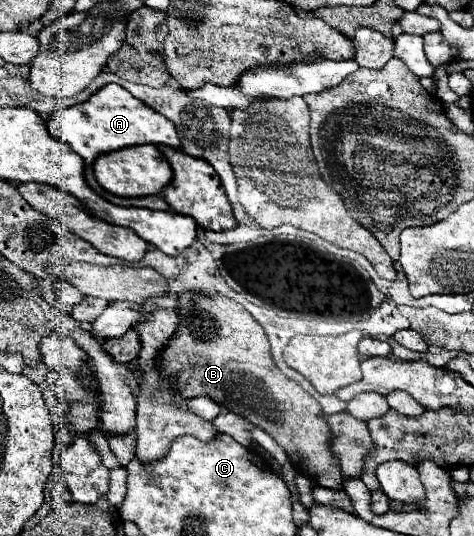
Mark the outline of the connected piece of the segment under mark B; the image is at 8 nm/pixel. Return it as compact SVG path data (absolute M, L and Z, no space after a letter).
M193 290L179 294L177 314L179 314L179 328L169 338L169 344L157 356L157 368L161 376L159 384L171 388L175 400L207 396L225 410L247 418L247 422L259 426L269 436L273 436L275 442L287 452L291 462L301 472L305 472L305 476L311 476L323 488L343 490L345 478L341 474L337 456L331 450L333 434L321 412L321 406L297 382L285 378L281 370L275 366L263 326L235 300L221 294L197 294Z

